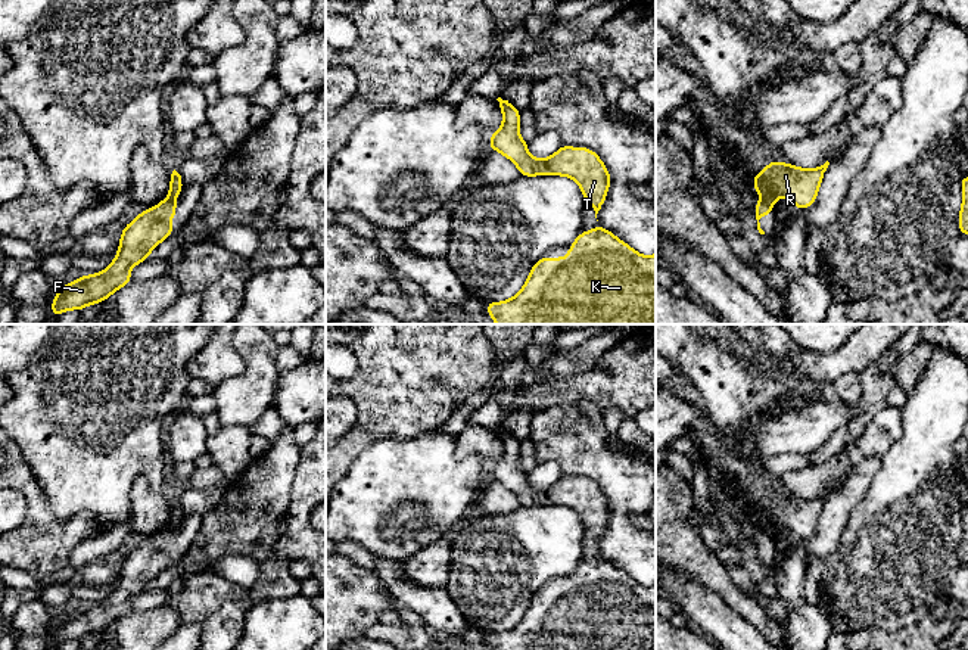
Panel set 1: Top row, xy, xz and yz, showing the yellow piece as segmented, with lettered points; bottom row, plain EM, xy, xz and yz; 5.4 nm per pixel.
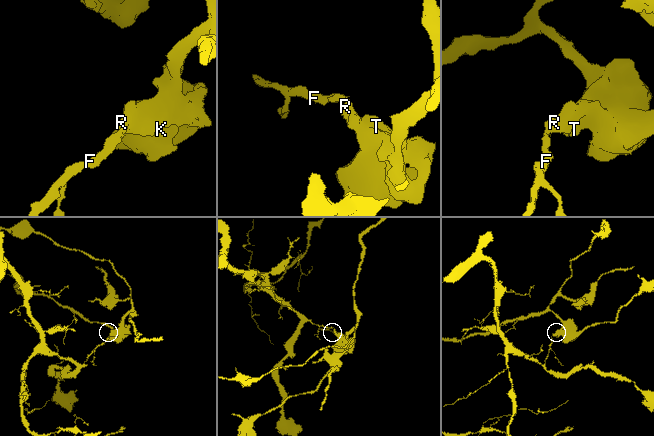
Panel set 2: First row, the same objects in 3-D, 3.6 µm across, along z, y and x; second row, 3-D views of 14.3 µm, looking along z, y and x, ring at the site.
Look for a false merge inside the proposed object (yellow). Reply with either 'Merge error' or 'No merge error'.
Merge error

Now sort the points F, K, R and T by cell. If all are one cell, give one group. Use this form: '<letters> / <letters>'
F / K R T

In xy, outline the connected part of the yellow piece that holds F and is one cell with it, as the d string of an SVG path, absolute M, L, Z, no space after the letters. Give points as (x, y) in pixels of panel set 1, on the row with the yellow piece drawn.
M165 198L159 205L143 209L124 227L119 249L112 264L102 273L78 277L66 283L53 298L52 318L68 310L81 311L87 305L100 304L113 292L131 282L130 268L144 262L146 256L168 236L175 234L169 218L177 215L177 198Z

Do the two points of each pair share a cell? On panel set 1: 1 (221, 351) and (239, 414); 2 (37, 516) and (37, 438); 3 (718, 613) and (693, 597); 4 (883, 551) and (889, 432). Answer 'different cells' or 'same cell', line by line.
1: different cells
2: different cells
3: same cell
4: different cells

